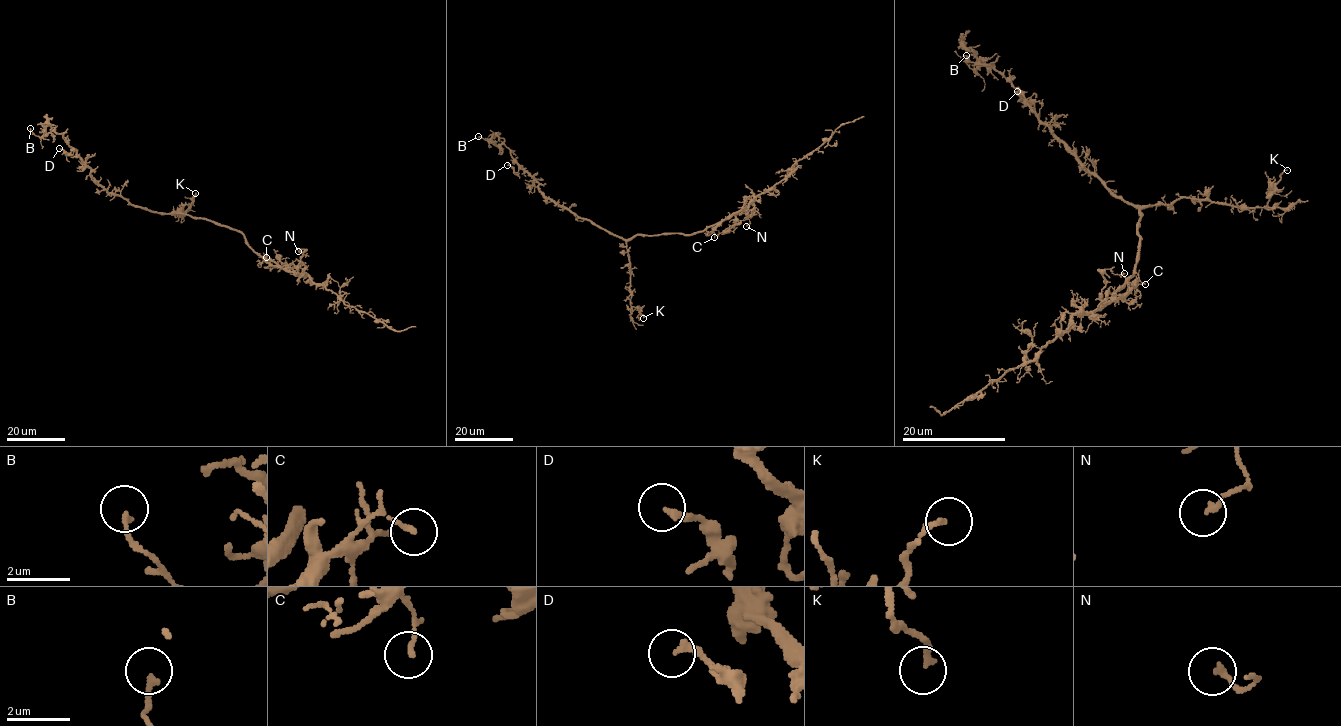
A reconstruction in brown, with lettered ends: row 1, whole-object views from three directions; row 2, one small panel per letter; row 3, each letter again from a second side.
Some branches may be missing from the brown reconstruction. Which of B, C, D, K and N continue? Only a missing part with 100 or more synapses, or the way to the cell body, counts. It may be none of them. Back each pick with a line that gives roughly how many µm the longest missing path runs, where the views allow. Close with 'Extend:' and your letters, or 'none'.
Extend: none

